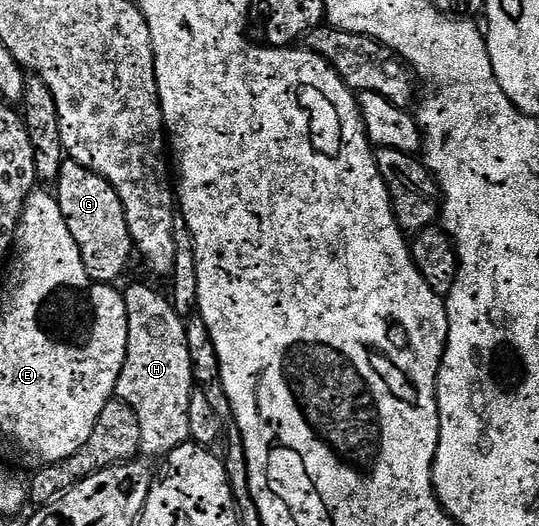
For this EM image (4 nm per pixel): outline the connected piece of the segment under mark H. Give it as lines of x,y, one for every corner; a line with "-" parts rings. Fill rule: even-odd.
132,284
122,292
126,302
128,319
128,345
126,362
116,383
115,395
125,400
138,418
140,431
140,452
148,456
167,457
178,446
190,440
190,398
192,385
192,348
188,345
188,332
184,329
185,317
176,312
176,305
167,295
155,292
148,284

